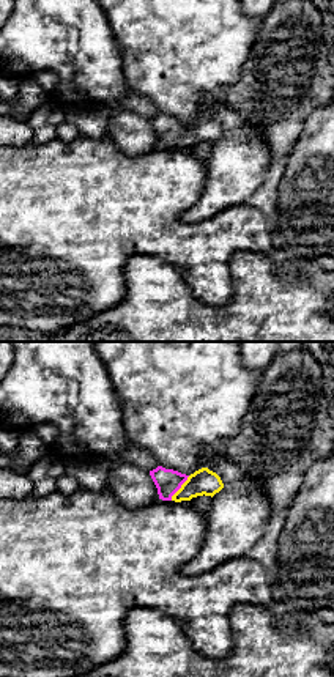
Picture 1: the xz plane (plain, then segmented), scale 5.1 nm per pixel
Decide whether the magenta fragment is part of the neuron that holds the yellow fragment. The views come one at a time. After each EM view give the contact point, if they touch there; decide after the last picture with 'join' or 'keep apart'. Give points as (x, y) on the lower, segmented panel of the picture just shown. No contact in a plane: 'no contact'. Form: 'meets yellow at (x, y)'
meets yellow at (180, 488)

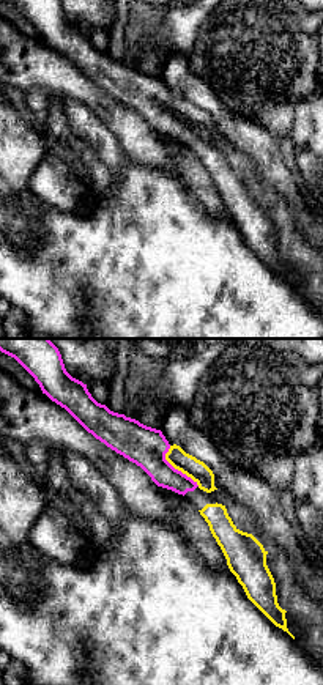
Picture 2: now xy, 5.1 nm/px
meets yellow at (177, 468)

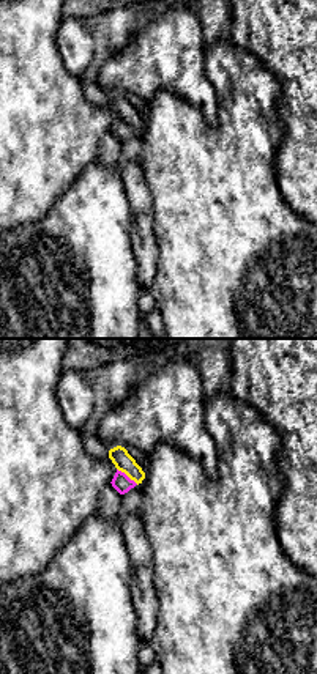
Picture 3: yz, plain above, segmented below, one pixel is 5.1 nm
meets yellow at (128, 476)

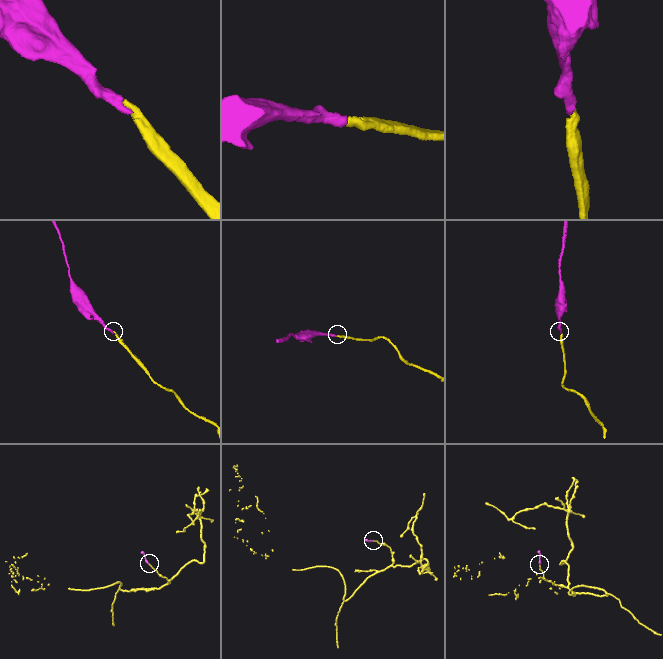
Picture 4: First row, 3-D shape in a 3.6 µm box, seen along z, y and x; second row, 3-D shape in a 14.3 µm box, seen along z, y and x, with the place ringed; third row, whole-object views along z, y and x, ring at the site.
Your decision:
join

